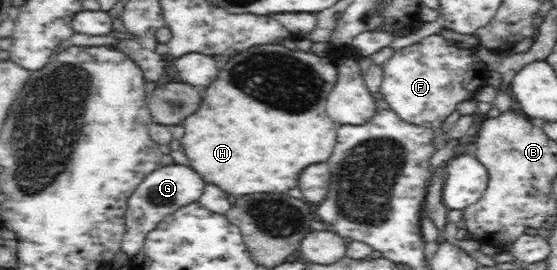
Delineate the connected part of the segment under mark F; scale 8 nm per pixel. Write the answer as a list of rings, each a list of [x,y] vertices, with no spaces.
[[[427,35],[417,43],[397,48],[394,53],[382,63],[382,81],[379,91],[385,95],[387,103],[393,107],[396,115],[404,123],[426,125],[431,129],[439,130],[439,125],[453,113],[455,105],[464,99],[475,98],[476,93],[485,86],[489,73],[487,65],[476,55],[475,48],[462,48],[448,41],[444,35]]]

